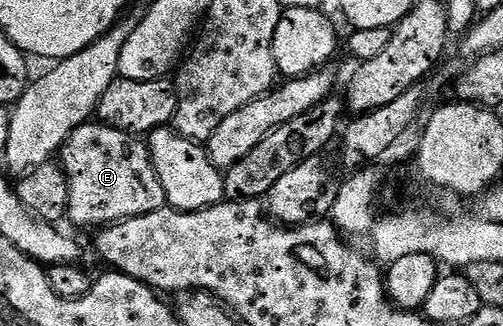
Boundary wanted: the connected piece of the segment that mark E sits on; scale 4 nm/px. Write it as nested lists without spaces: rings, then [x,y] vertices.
[[[89,120],[64,141],[64,149],[58,155],[59,165],[68,178],[67,221],[76,226],[96,226],[103,228],[127,218],[146,216],[168,206],[168,197],[158,180],[158,172],[152,163],[147,145],[137,135],[127,134],[113,126],[105,126],[96,120]]]

